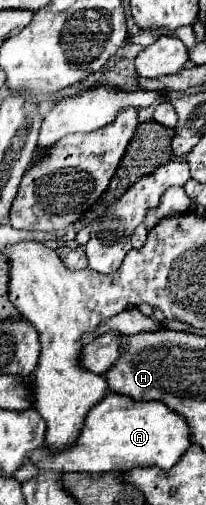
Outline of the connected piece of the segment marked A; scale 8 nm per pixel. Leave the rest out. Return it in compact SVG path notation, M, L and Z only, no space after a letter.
M106 394L84 418L74 446L62 452L48 452L42 444L28 458L40 470L54 472L126 472L138 466L158 466L168 470L188 450L188 424L168 406L158 402L136 402L122 394Z

